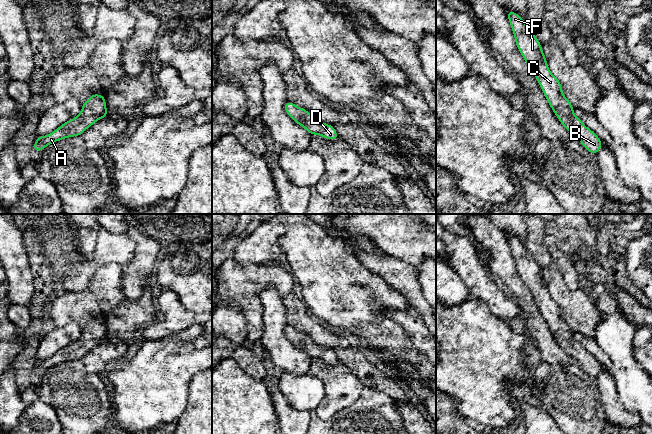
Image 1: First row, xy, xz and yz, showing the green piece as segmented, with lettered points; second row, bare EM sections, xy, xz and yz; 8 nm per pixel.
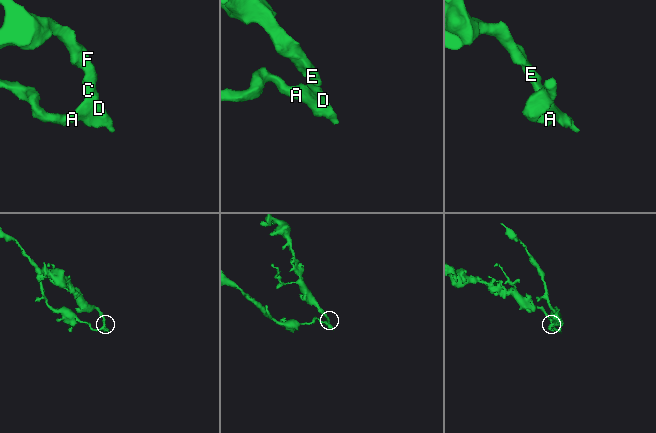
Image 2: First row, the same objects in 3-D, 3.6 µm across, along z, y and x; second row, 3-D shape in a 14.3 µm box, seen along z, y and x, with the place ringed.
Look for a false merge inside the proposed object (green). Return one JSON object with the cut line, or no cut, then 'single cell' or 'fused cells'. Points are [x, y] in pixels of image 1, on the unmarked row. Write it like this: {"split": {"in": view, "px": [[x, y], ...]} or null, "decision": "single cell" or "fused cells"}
{"split": null, "decision": "single cell"}

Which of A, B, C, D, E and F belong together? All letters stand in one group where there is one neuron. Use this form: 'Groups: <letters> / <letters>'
Groups: A B C D E F

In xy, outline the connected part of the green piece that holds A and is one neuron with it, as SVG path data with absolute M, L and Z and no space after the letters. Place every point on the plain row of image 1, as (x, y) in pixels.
M95 317L82 328L82 334L77 341L65 346L47 360L38 360L32 372L37 376L41 376L51 367L64 362L81 360L87 352L93 349L97 344L103 343L106 340L108 340L108 336L106 333L105 320Z

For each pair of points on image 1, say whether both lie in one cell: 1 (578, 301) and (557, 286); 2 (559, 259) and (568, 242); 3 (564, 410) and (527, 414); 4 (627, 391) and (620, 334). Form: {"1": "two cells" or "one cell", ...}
{"1": "one cell", "2": "two cells", "3": "two cells", "4": "one cell"}

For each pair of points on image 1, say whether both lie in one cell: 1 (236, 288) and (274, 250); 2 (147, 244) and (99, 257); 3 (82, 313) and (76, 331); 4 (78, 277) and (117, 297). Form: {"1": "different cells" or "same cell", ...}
{"1": "different cells", "2": "different cells", "3": "different cells", "4": "different cells"}

